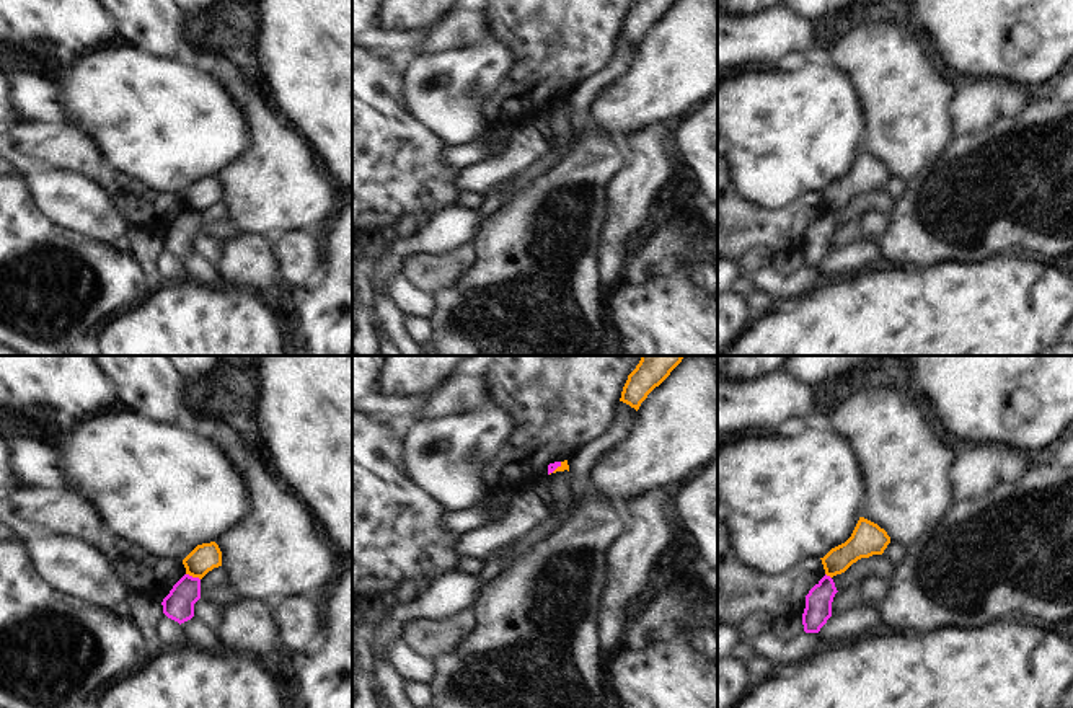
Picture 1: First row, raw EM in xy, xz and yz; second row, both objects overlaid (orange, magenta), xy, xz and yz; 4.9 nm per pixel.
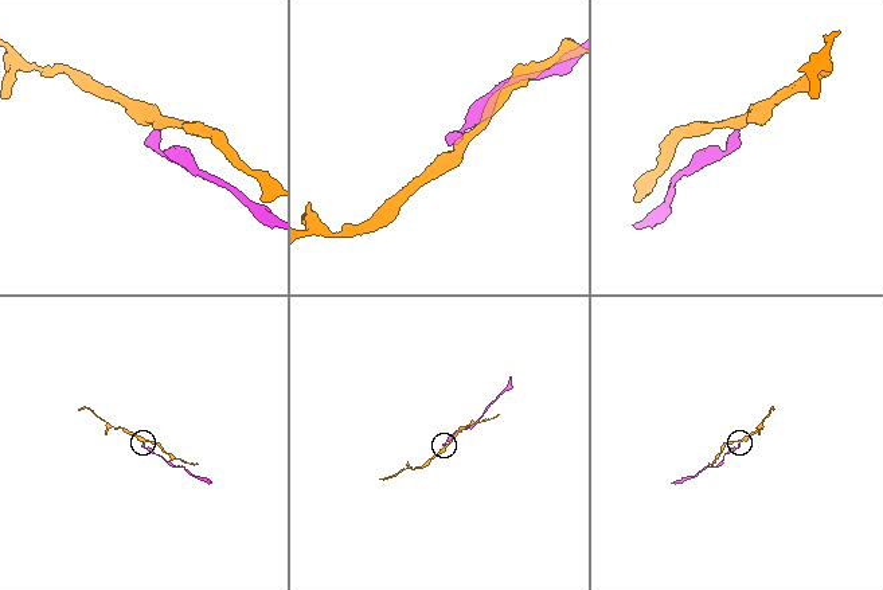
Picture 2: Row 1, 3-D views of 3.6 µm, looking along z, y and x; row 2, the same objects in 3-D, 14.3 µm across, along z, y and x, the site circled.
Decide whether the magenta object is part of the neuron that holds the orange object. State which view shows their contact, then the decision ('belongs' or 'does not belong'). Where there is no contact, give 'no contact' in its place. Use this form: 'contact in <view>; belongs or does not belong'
contact in xy; does not belong

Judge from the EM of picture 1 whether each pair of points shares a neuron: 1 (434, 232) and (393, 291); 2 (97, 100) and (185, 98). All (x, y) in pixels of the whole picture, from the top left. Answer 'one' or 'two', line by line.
1: two
2: one

